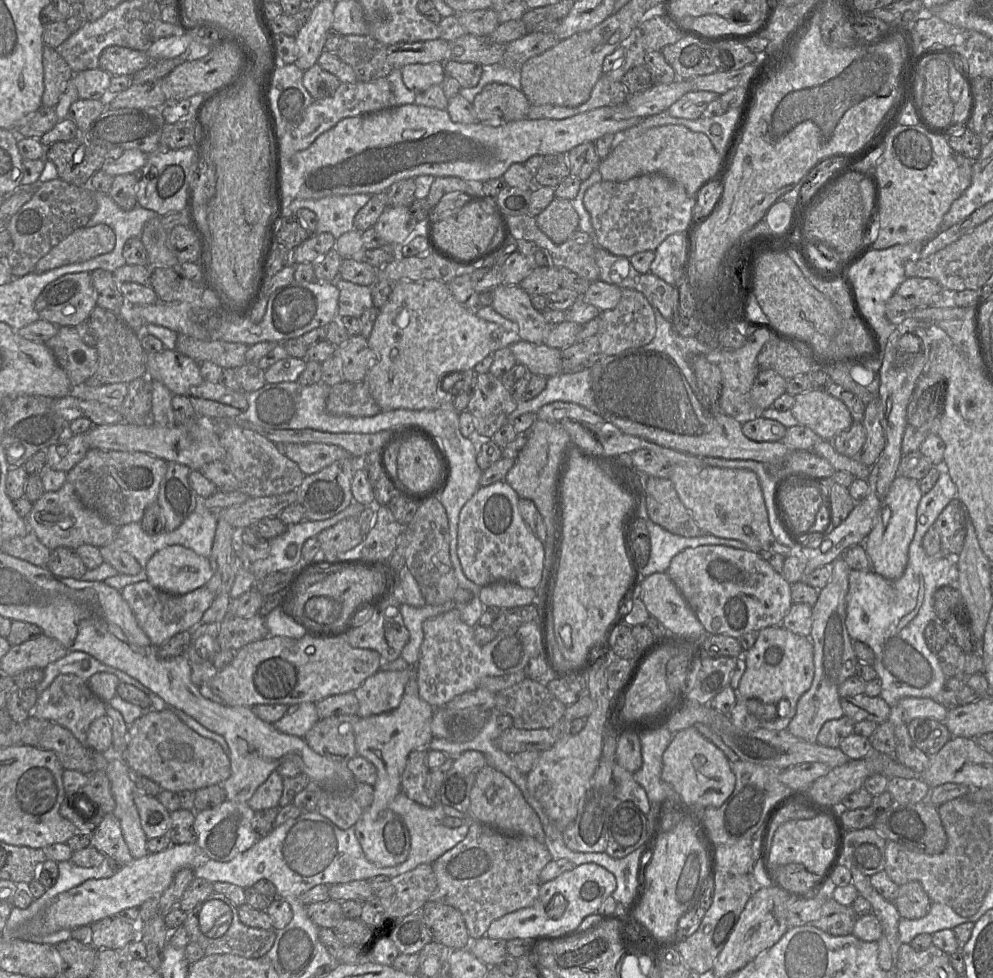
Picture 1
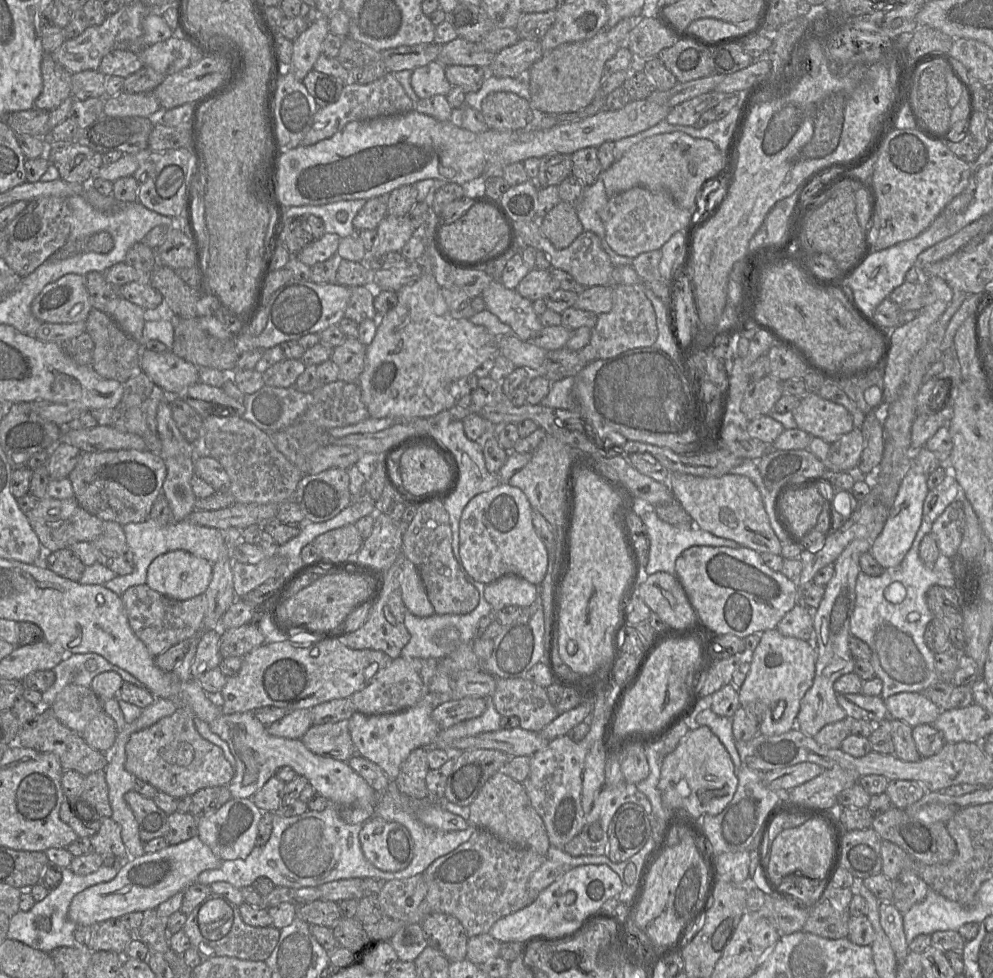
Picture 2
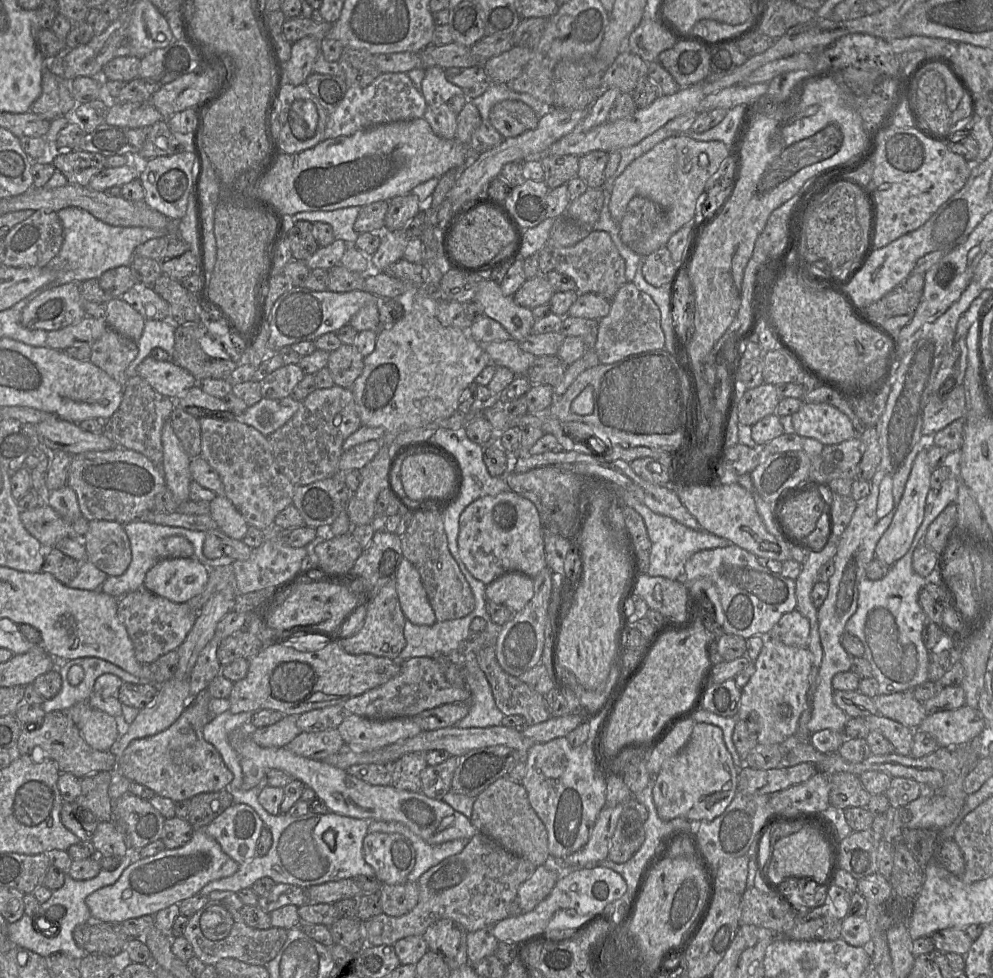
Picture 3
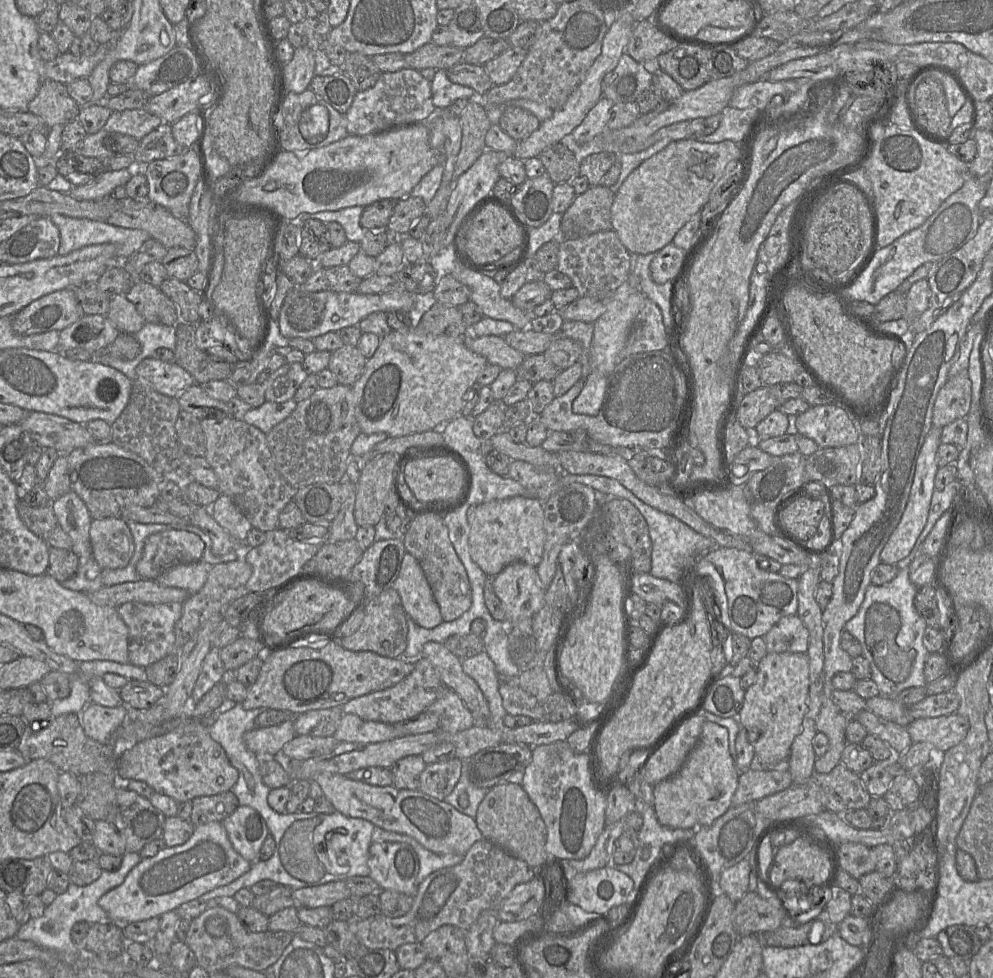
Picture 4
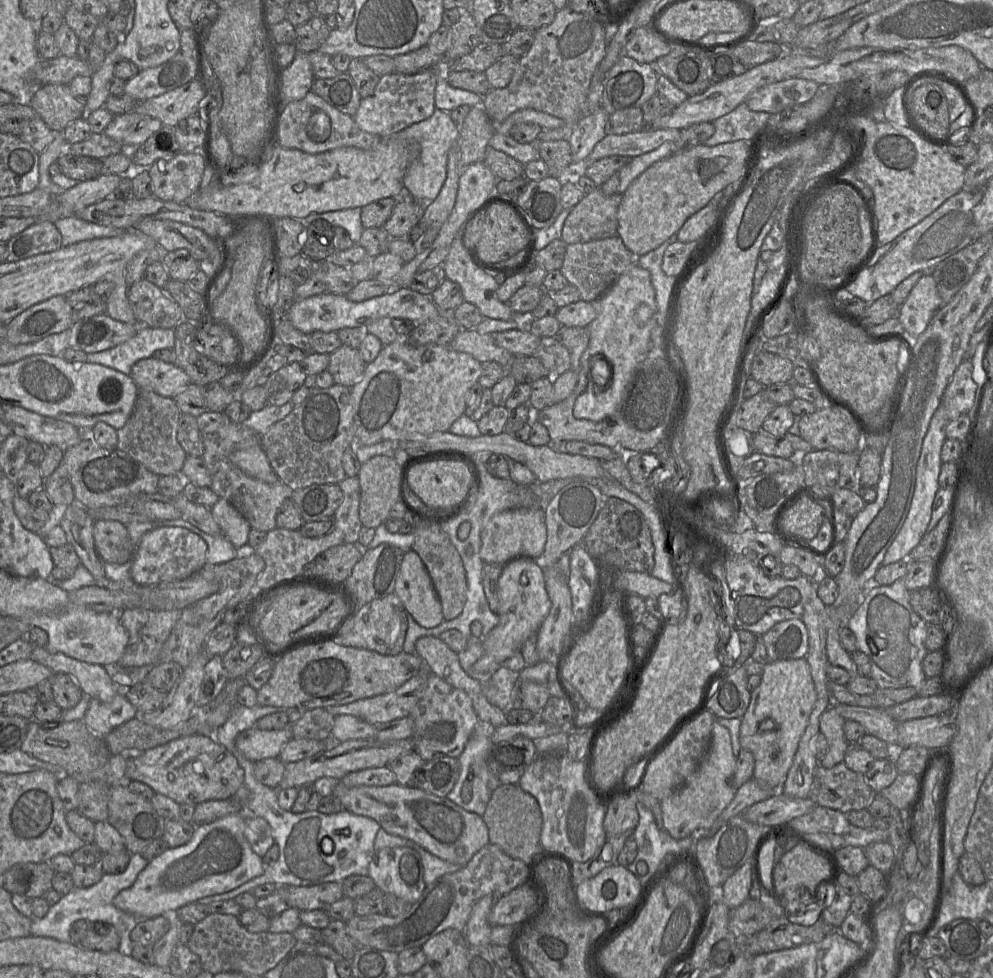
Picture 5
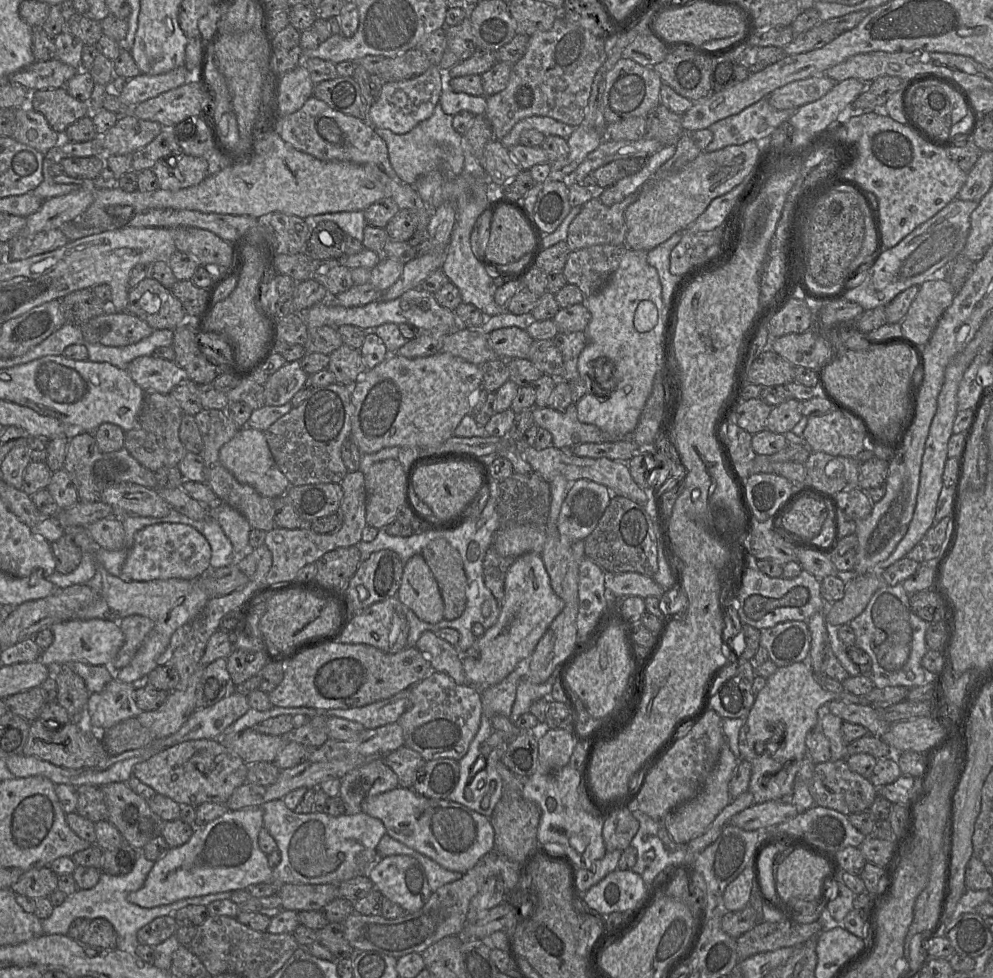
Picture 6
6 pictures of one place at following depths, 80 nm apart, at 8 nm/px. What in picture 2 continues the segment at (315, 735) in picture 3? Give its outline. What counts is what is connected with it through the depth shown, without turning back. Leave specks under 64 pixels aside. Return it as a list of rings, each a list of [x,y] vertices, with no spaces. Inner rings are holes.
[[[348,721],[311,725],[301,737],[303,744],[313,753],[347,762],[355,755]]]

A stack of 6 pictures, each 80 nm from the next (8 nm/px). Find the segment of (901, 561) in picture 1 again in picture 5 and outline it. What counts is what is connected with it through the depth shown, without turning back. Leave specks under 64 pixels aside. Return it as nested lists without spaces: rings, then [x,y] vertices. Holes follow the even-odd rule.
[[[941,397],[941,404],[933,414],[929,428],[923,440],[920,458],[916,467],[915,489],[908,515],[899,533],[888,548],[881,566],[898,562],[906,557],[919,544],[926,533],[927,526],[931,520],[933,501],[938,489],[940,488],[938,478],[943,463],[941,460],[941,448],[946,440],[945,429],[948,423],[948,415],[942,405]]]

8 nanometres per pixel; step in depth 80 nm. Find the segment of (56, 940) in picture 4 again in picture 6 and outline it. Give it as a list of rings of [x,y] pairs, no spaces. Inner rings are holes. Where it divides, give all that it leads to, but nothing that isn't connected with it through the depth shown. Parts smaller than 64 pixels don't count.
[[[140,852],[132,871],[124,876],[111,876],[101,872],[98,883],[86,890],[77,889],[74,893],[67,895],[64,902],[53,908],[52,914],[42,920],[44,934],[67,935],[70,924],[77,918],[96,919],[103,918],[109,921],[114,927],[120,940],[120,947],[133,947],[140,945],[136,943],[136,936],[139,929],[154,919],[161,916],[173,915],[175,912],[188,905],[205,905],[217,900],[230,899],[233,892],[221,892],[183,899],[172,904],[162,905],[154,908],[142,908],[127,900],[130,893],[139,890],[152,869],[154,862],[147,860]]]

